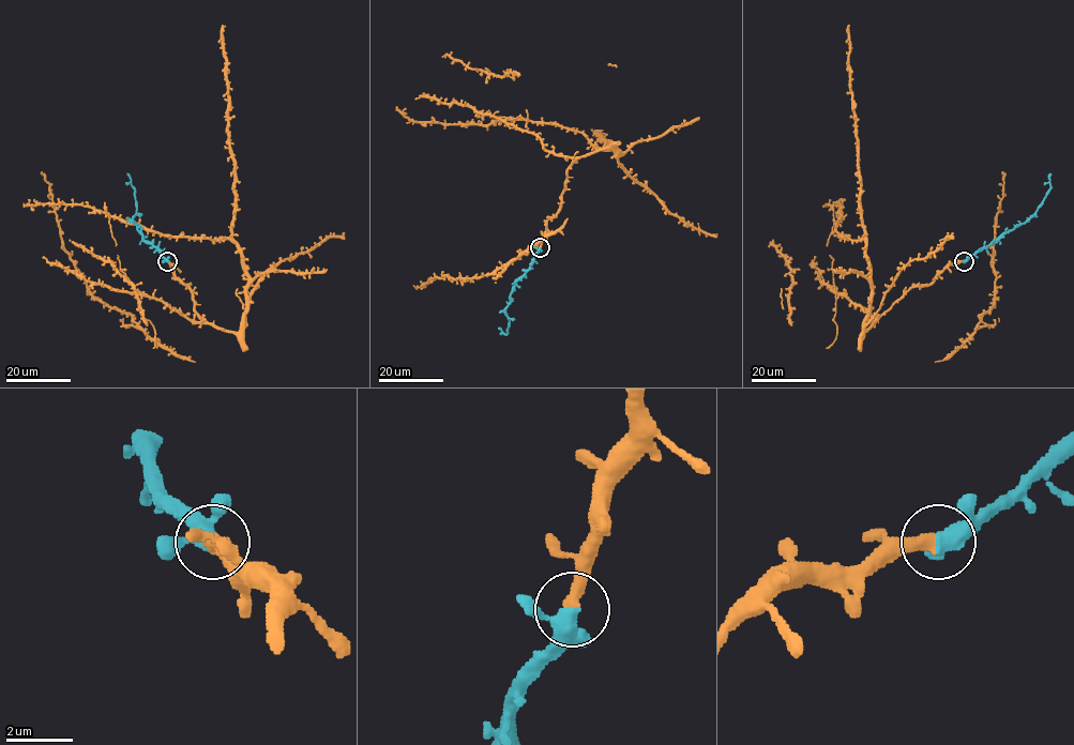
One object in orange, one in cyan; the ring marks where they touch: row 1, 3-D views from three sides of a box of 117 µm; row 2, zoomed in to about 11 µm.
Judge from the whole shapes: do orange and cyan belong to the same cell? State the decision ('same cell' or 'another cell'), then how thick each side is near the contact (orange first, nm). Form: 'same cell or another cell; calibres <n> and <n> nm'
same cell; calibres 420 and 320 nm

